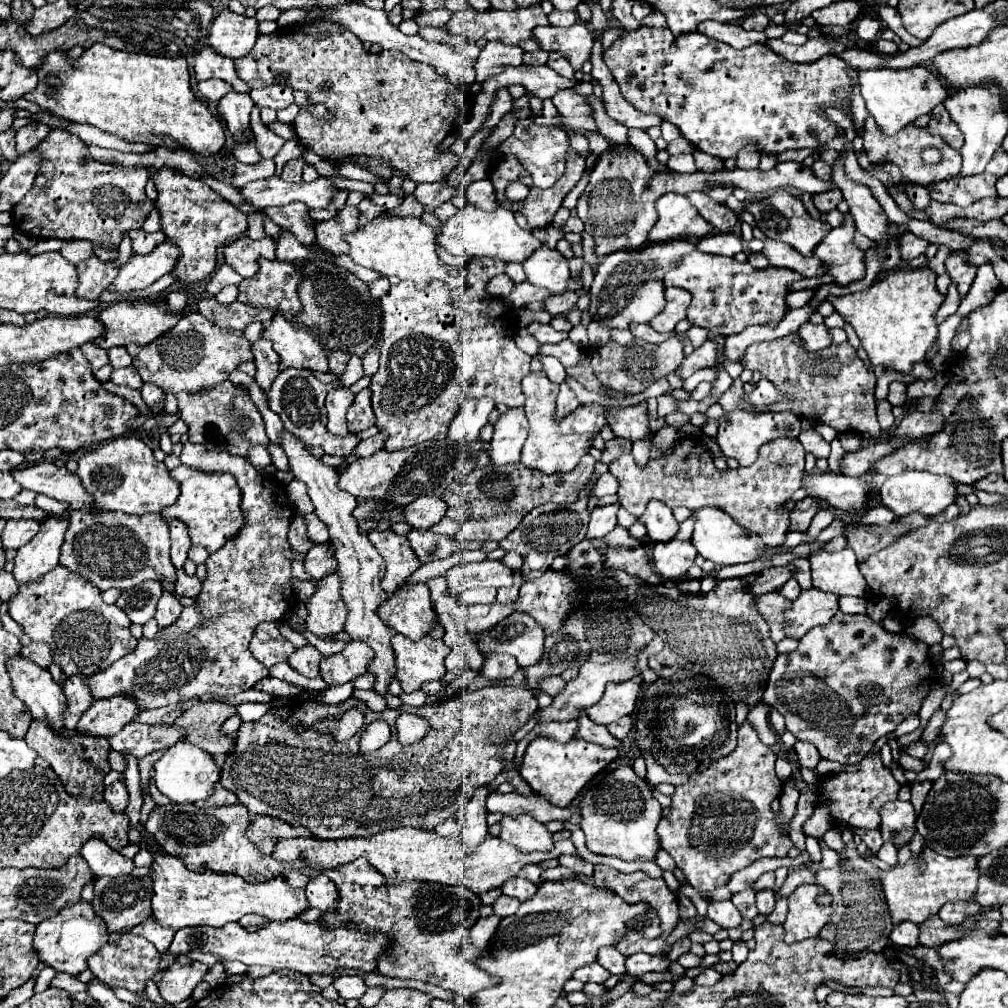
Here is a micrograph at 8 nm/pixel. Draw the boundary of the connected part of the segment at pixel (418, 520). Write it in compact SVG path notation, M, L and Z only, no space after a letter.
M417 497L407 509L407 523L415 529L429 529L445 517L447 505L441 497Z

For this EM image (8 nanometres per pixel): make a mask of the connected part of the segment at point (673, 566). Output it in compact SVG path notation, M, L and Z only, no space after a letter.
M693 517L685 519L677 535L667 543L653 545L653 567L665 579L685 577L689 567L697 557L697 549L691 543L693 535Z

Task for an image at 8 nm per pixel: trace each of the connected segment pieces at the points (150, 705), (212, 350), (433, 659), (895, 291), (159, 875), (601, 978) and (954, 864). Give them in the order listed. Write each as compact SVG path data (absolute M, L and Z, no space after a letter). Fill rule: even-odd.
M187 441L183 445L181 463L201 471L231 473L243 493L241 509L245 511L245 527L205 561L207 577L197 595L197 603L183 607L177 623L159 629L153 639L141 637L135 651L125 655L125 659L87 677L93 699L131 693L137 699L137 707L145 711L199 699L203 695L235 695L253 689L255 683L269 677L269 669L251 655L247 645L259 623L283 621L295 601L291 563L305 559L305 555L295 553L287 541L295 509L283 485L275 483L277 479L265 477L239 455L205 451L205 447Z
M191 311L187 315L183 315L179 319L179 323L169 329L165 335L157 337L153 343L141 347L141 345L129 345L127 347L131 359L133 359L133 367L139 371L141 379L147 383L155 383L157 387L161 387L167 393L179 393L179 391L189 391L195 393L201 387L211 387L217 385L221 381L225 381L229 377L231 371L237 369L239 363L243 361L253 361L253 353L251 353L251 343L245 339L243 331L229 331L229 329L221 329L213 323L209 323L201 313Z
M403 635L391 639L397 659L397 679L405 693L419 691L423 683L441 679L447 671L443 665L449 647L441 639L425 635L419 641L411 641Z
M929 267L889 271L875 279L875 283L853 295L827 297L839 315L849 321L869 355L871 367L893 367L897 371L911 371L915 363L927 361L927 351L937 341L935 313L945 297L937 291L935 273Z
M149 843L145 847L153 853L151 879L155 881L155 919L175 931L189 925L223 927L225 923L239 921L247 913L267 917L269 921L289 921L311 909L305 889L289 887L285 883L285 875L265 883L249 883L237 875L219 875L213 871L195 873L189 871L175 855L159 851Z
M593 963L593 965L577 969L573 977L583 981L583 983L599 983L599 985L603 985L611 977L611 973L605 971L605 967L601 967L599 963Z
M923 849L921 855L915 859L909 859L907 865L895 865L889 873L881 871L883 891L887 897L889 913L893 917L893 923L923 923L929 919L929 915L937 915L939 909L949 901L973 901L973 895L977 891L977 857L943 857L931 849ZM919 859L925 859L927 869L923 875L917 873Z

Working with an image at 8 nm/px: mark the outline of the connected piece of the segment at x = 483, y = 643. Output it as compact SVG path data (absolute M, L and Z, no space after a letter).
M513 613L495 627L479 633L475 641L481 655L507 653L525 669L541 661L545 631L541 631L541 625L531 615Z

